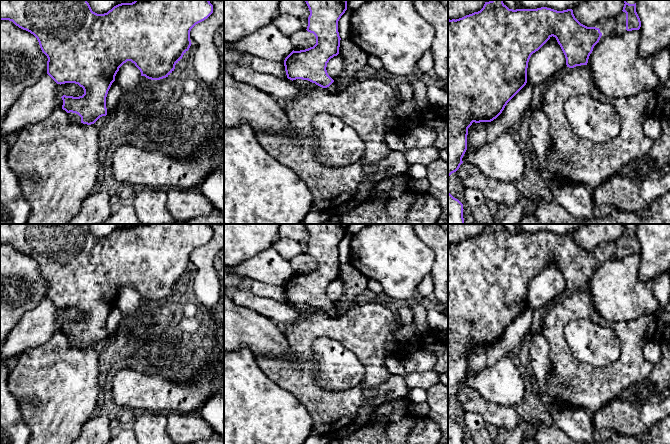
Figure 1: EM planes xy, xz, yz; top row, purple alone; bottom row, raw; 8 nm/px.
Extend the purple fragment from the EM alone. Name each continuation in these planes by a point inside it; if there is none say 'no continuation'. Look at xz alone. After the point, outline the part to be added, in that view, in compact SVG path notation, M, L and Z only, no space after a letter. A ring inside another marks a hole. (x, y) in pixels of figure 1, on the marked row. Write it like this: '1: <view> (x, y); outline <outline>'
1: xz (332, 89); outline M334 82L329 87L327 87L326 89L327 89L328 93L330 93L330 94L338 94L339 93Z

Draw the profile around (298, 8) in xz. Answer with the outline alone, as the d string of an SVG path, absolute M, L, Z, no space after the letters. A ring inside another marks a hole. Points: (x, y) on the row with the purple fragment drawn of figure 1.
M280 0L278 14L288 14L301 19L308 18L310 11L305 0Z

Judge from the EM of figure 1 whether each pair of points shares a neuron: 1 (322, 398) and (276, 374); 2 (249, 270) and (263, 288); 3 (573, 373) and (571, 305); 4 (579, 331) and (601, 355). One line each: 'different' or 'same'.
1: same
2: different
3: same
4: same

